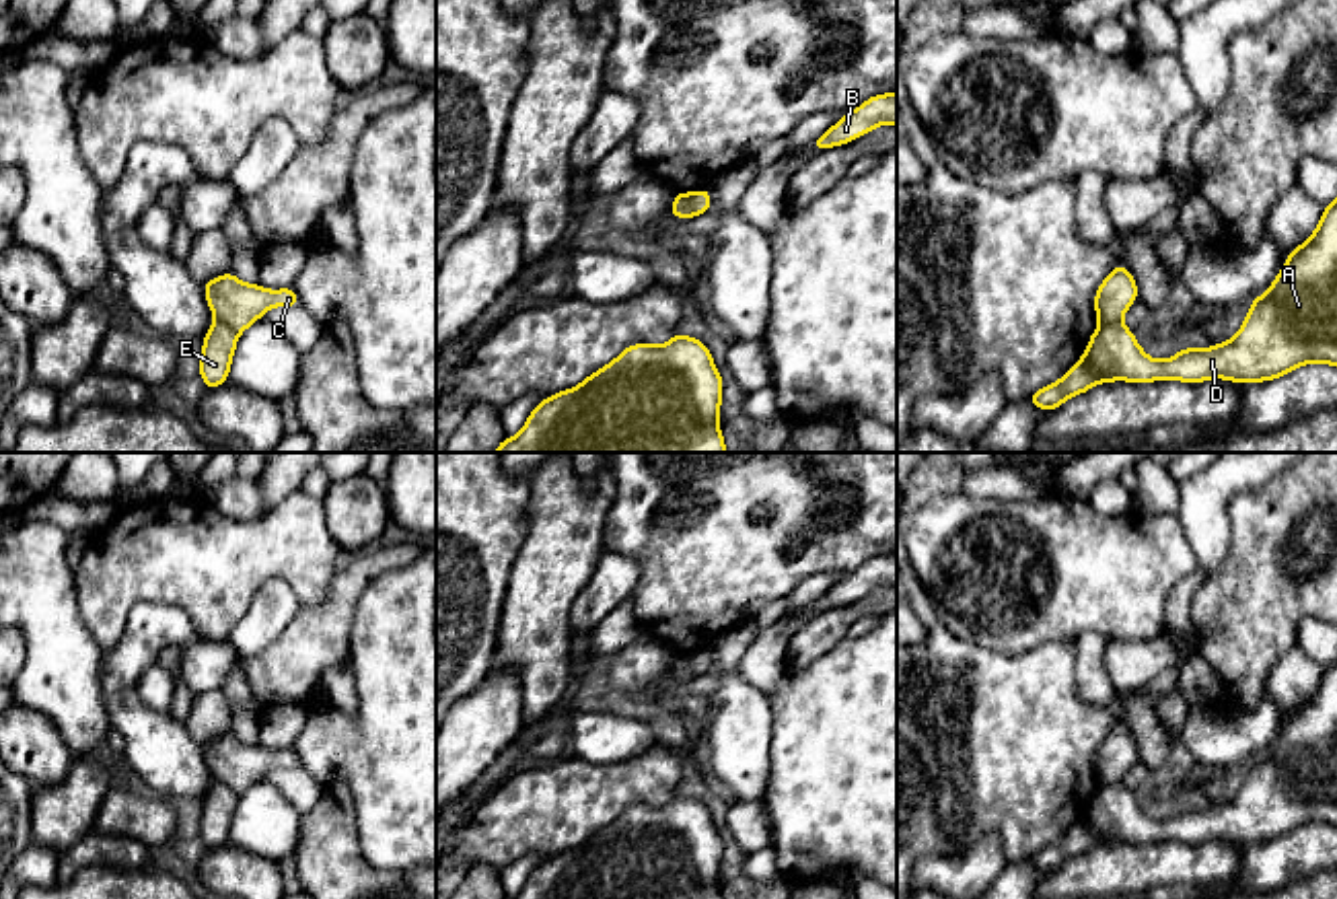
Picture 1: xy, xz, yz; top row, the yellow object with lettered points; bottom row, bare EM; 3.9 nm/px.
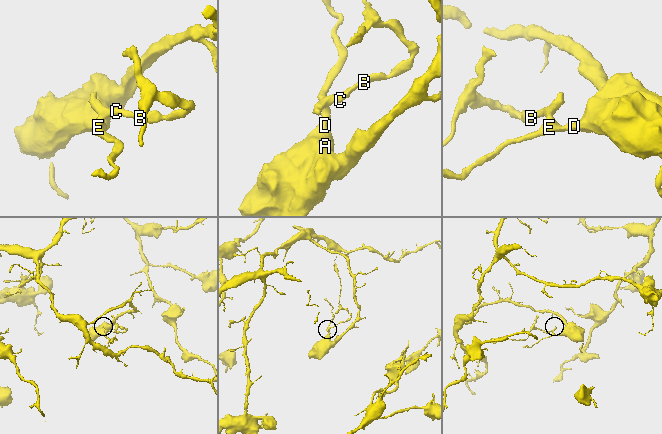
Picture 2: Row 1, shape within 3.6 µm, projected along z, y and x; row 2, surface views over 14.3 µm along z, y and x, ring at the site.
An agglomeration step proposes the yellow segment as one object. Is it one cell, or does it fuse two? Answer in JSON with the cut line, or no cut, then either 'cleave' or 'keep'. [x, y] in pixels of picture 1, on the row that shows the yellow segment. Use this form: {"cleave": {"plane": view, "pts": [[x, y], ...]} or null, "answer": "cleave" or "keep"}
{"cleave": {"plane": "xy", "pts": [[217, 319], [237, 334]]}, "answer": "cleave"}

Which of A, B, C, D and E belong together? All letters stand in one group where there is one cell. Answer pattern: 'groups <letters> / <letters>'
groups A D E / B C

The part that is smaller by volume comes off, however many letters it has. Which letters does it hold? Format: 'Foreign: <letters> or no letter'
Foreign: B, C

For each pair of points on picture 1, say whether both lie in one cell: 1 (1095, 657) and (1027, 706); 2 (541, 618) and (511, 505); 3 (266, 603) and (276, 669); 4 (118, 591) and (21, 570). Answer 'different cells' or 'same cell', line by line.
1: different cells
2: different cells
3: different cells
4: different cells

